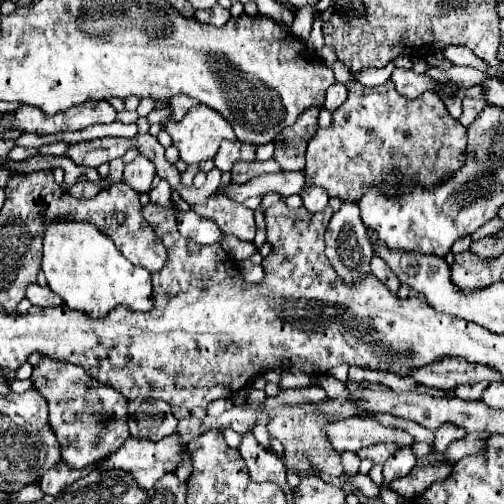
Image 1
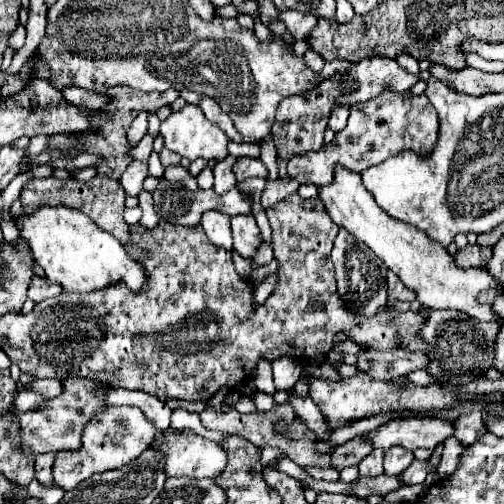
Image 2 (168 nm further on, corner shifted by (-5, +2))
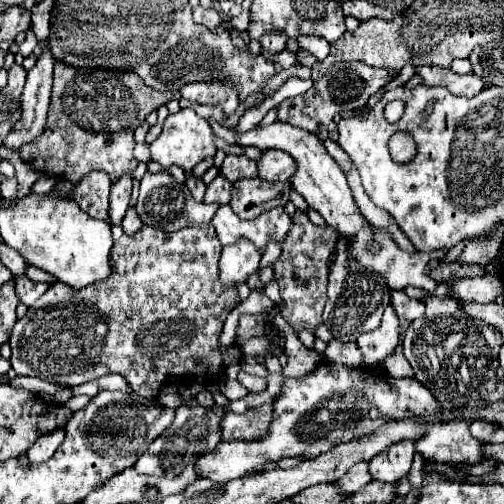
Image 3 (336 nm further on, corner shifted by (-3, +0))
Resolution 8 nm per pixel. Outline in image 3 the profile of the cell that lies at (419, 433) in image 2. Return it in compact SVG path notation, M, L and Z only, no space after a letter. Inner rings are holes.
M452 420L446 424L428 424L426 436L416 440L416 450L442 464L480 464L486 460L484 444L470 434L472 420Z

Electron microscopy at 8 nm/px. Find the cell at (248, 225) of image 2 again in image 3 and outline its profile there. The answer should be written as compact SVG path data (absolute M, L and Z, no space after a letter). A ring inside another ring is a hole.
M236 242L232 246L224 246L222 250L222 258L218 264L218 276L224 284L240 284L246 282L250 274L254 274L258 270L262 254L256 254L256 250L252 250L252 246L248 246L248 242Z

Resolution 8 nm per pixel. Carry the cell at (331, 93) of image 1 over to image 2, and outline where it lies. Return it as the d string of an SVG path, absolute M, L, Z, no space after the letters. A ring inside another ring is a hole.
M334 102L332 112L330 112L330 122L328 122L328 126L330 126L334 132L340 132L340 130L346 126L348 116L350 116L350 106L340 104L340 102Z

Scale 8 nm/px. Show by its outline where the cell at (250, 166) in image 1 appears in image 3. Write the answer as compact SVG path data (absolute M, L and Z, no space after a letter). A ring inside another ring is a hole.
M228 154L220 166L220 174L234 184L240 178L256 178L256 162L248 160L246 156L232 156Z

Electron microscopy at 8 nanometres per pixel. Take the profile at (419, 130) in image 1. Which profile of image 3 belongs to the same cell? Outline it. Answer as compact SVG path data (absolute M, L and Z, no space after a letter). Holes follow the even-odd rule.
M268 150L262 152L258 158L258 178L276 182L276 180L288 180L292 176L292 158L284 152Z

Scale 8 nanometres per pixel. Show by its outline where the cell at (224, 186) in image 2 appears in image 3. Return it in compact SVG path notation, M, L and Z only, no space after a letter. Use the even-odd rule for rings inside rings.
M220 174L214 178L212 184L208 184L208 190L206 190L206 196L204 196L204 202L206 204L228 204L230 202L230 182L226 182L226 178Z

